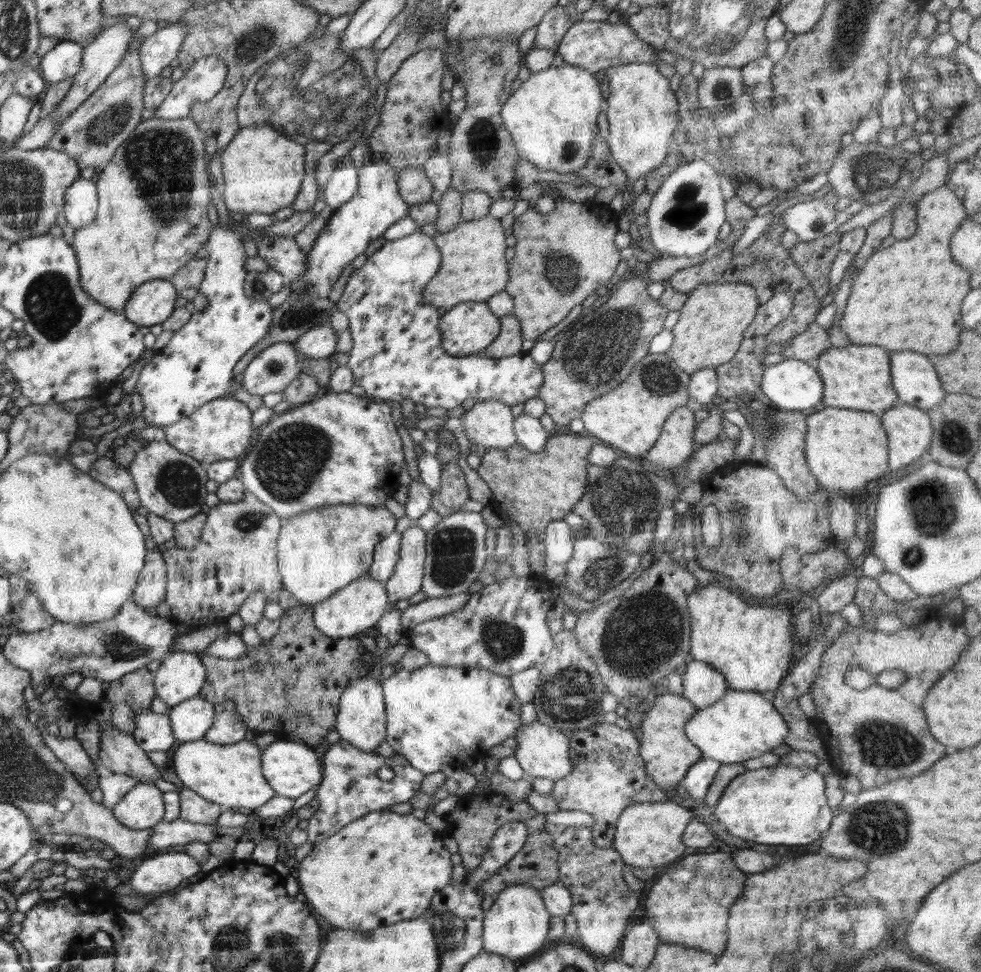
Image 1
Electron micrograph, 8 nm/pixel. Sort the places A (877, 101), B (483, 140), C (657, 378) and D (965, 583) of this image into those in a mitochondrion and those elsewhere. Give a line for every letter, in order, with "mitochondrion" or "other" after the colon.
A: other
B: mitochondrion
C: mitochondrion
D: other

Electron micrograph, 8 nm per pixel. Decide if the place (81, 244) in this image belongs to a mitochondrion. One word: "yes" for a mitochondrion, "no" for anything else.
no

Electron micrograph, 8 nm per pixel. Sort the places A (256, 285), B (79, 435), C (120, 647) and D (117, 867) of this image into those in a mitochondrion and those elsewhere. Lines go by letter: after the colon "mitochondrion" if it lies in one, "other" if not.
A: mitochondrion
B: other
C: mitochondrion
D: other

